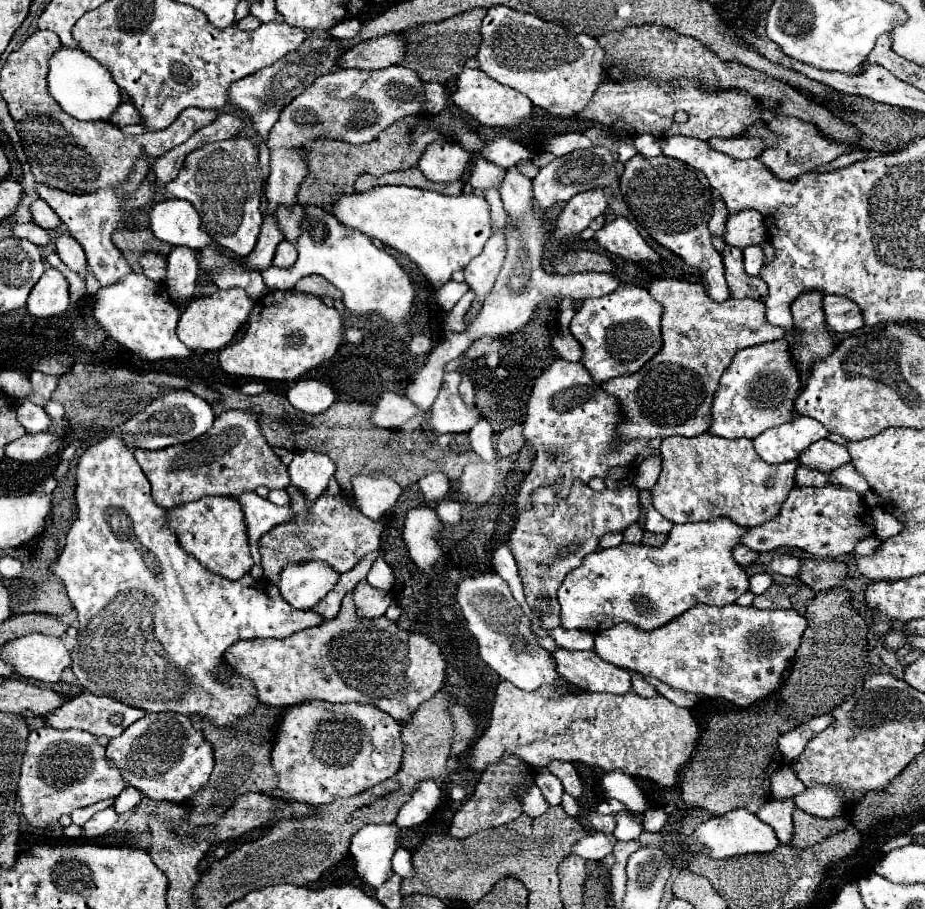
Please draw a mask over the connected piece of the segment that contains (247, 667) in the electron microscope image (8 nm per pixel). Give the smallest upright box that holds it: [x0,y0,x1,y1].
[225,596,447,724]

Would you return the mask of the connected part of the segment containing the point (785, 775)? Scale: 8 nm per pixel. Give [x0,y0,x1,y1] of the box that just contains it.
[771,764,805,800]

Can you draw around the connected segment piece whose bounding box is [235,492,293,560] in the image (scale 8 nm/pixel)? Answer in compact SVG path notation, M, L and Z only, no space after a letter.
M243 492L235 498L241 504L243 510L243 518L245 518L245 526L247 526L247 538L249 538L249 548L251 548L251 556L255 560L259 560L259 538L271 530L273 526L291 520L291 508L289 506L271 506L271 502L267 502L265 498L259 498L259 494L255 492Z

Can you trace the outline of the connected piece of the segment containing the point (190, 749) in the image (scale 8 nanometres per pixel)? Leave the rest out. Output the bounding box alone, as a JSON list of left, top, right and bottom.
[107,712,215,804]

